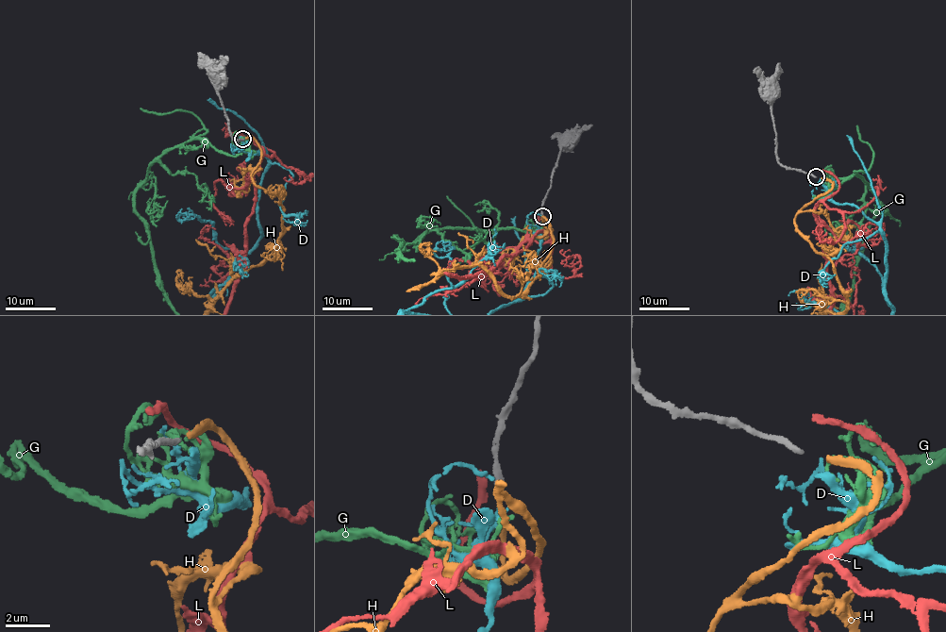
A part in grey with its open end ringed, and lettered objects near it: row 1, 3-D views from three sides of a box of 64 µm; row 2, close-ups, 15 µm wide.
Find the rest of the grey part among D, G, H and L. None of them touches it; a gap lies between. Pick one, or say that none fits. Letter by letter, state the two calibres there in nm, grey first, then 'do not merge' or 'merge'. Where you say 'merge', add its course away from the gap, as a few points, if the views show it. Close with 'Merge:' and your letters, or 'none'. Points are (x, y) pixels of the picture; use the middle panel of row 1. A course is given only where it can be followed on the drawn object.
D: calibres 280 and 240 nm; do not merge
G: calibres 280 and 220 nm; do not merge
H: calibres 280 and 320 nm; merge
L: calibres 280 and 360 nm; do not merge
Merge: H

